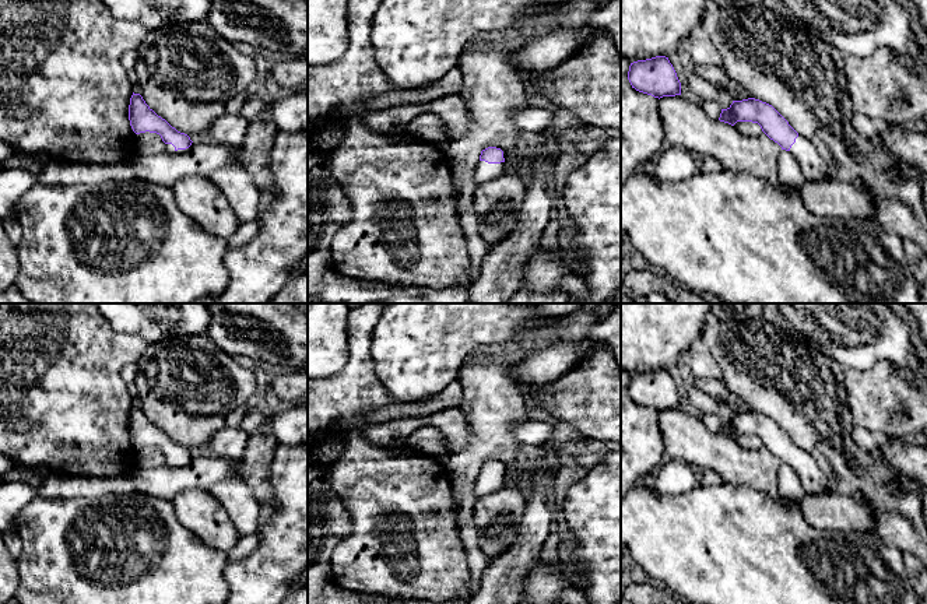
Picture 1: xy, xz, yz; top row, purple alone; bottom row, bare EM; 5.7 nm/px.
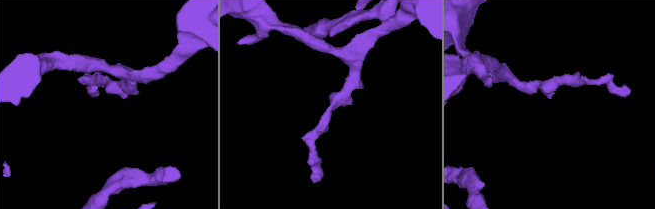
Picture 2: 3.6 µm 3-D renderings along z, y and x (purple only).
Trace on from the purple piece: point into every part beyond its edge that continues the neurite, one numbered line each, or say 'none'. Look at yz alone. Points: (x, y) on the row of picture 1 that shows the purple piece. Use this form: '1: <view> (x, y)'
1: yz (813, 165)

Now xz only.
1: xz (484, 172)

